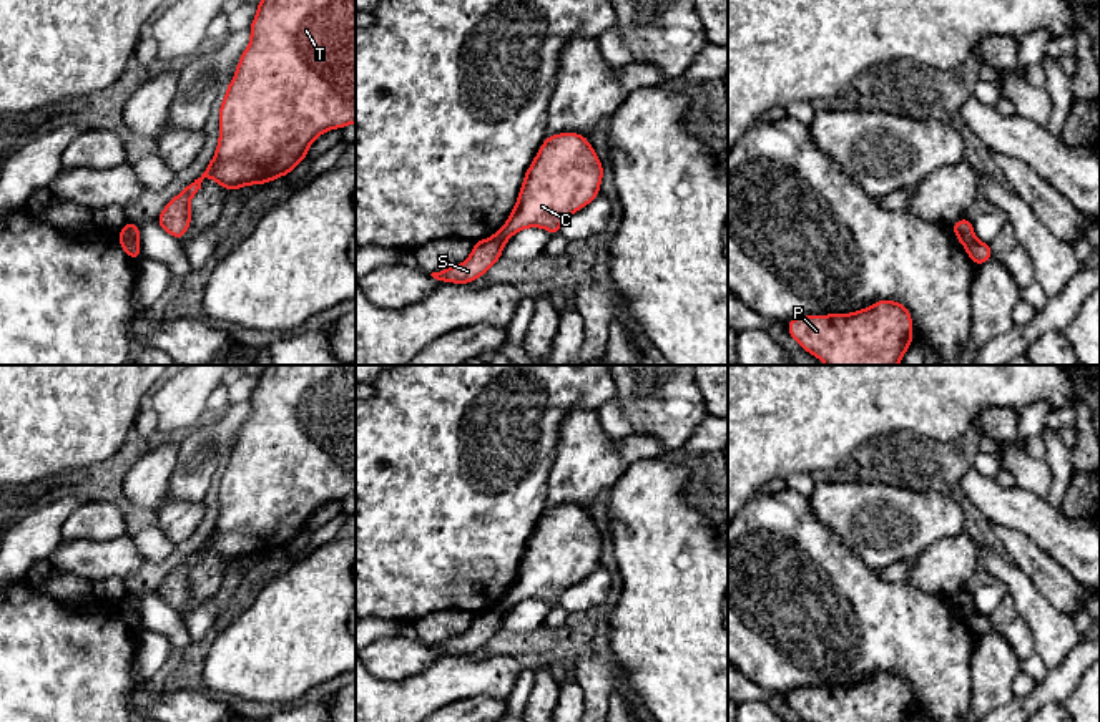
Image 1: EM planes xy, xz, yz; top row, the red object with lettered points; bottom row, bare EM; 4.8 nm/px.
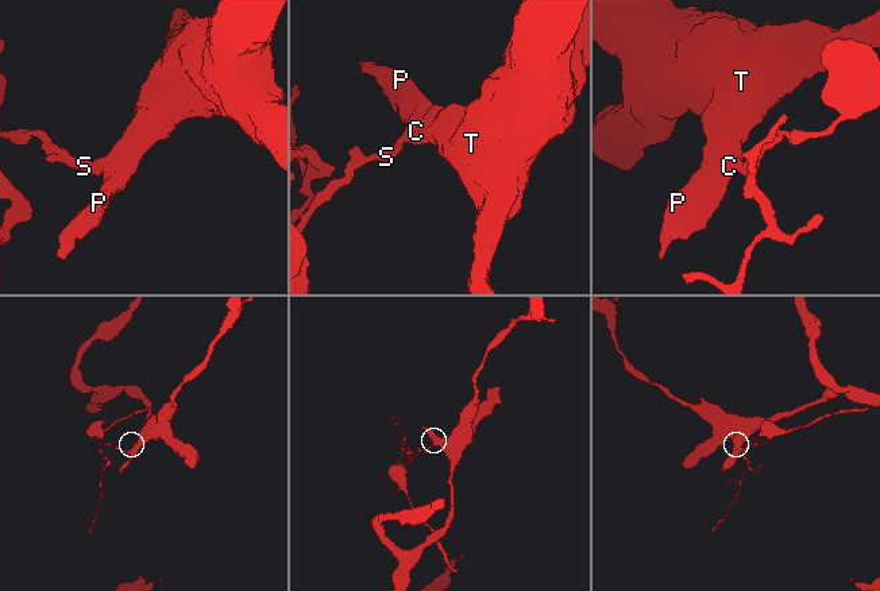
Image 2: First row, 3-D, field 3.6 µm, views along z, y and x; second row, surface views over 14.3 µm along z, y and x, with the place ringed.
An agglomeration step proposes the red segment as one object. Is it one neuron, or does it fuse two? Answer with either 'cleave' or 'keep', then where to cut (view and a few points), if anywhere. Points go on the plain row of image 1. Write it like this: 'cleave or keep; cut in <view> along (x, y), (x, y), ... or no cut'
cleave; cut in xy along (120, 603), (137, 616)

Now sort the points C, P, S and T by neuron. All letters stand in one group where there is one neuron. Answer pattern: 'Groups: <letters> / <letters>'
Groups: C P T / S

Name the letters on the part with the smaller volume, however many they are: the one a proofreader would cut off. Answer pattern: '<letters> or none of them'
S

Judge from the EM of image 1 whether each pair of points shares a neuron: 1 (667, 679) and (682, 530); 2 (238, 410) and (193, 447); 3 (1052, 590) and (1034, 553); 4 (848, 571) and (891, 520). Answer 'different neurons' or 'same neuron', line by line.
1: same neuron
2: same neuron
3: same neuron
4: different neurons

